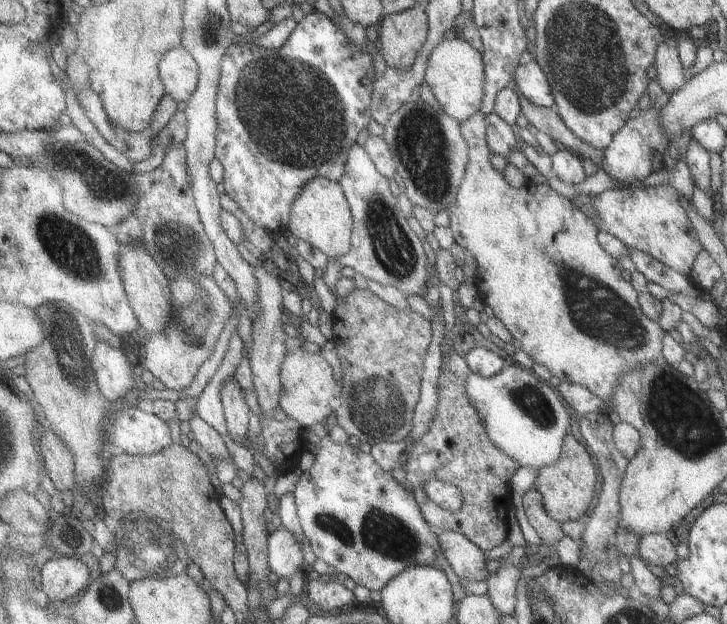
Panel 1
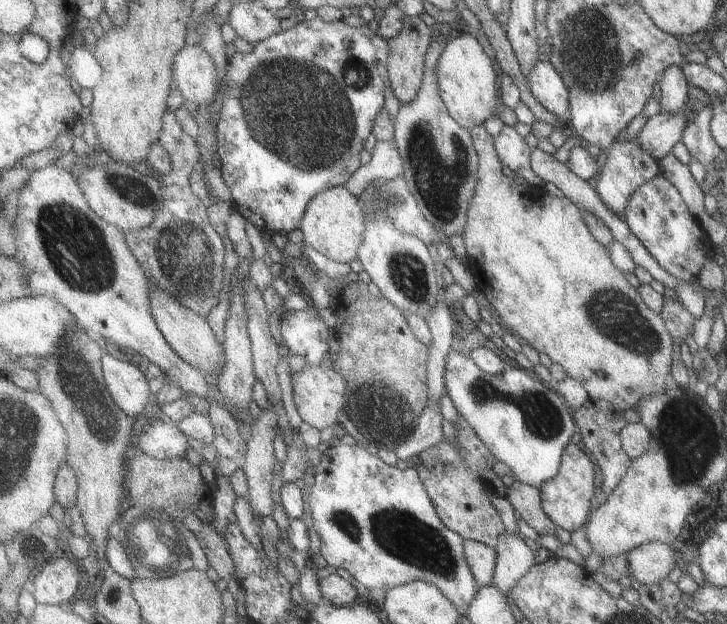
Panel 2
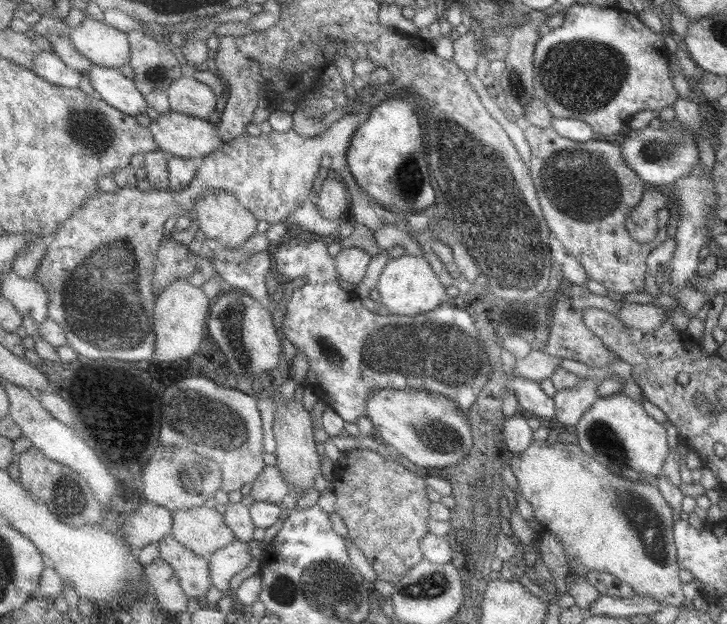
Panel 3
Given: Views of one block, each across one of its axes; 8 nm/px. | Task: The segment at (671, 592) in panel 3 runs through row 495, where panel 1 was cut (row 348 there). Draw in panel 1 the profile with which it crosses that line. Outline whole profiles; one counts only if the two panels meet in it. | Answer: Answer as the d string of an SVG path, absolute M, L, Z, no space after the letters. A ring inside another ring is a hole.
M476 111L471 118L459 123L459 130L462 138L468 148L468 161L465 174L461 184L458 186L457 197L454 198L452 205L447 209L450 216L452 233L454 241L460 247L472 254L475 259L478 274L477 290L480 290L480 296L485 305L494 311L495 318L498 318L502 324L510 331L513 339L520 342L522 351L524 351L535 364L545 366L553 376L560 381L567 381L588 388L595 396L603 399L609 404L612 390L618 383L618 376L621 373L632 371L637 365L657 361L661 356L662 338L666 331L662 330L659 322L649 320L641 311L637 302L636 290L622 277L623 269L618 259L609 256L597 242L599 231L597 227L589 220L579 207L576 207L572 200L567 200L561 195L553 192L547 184L535 184L530 182L522 188L512 188L505 181L503 174L499 174L489 162L491 151L489 150L485 136L485 115Z

